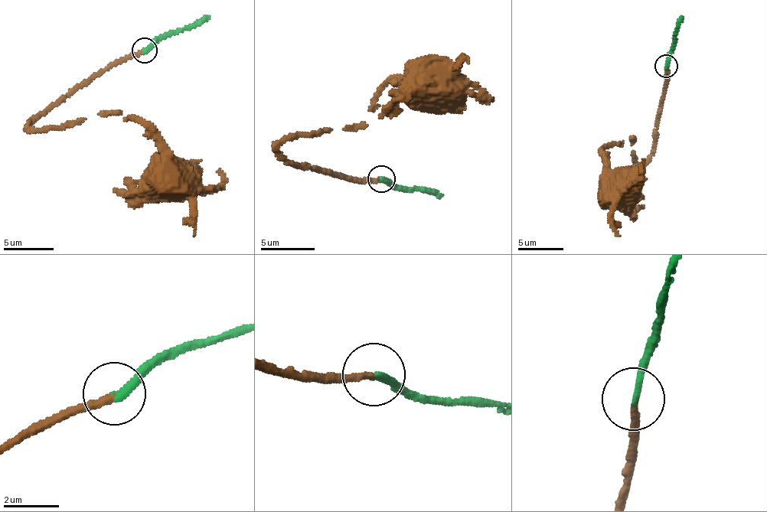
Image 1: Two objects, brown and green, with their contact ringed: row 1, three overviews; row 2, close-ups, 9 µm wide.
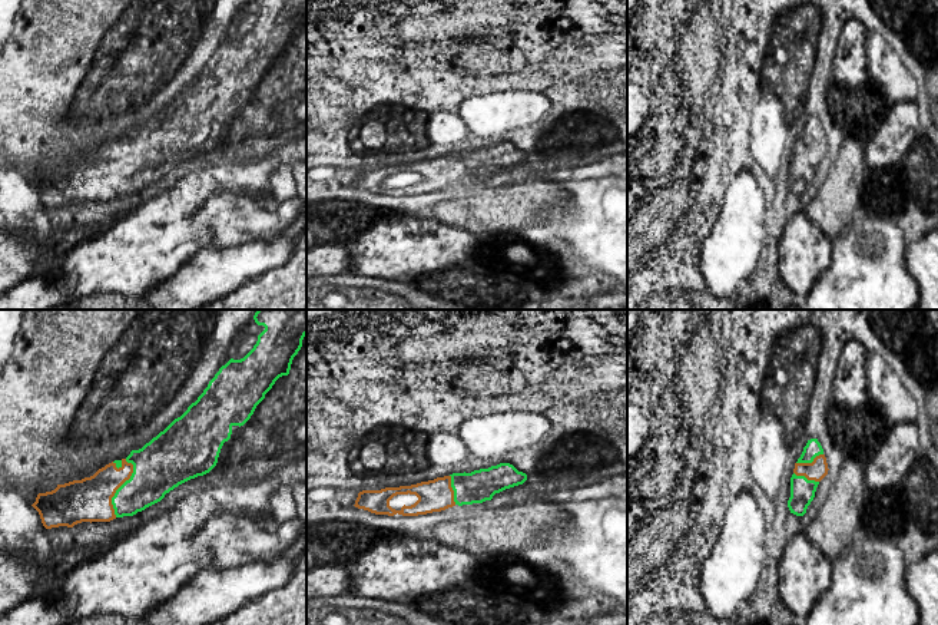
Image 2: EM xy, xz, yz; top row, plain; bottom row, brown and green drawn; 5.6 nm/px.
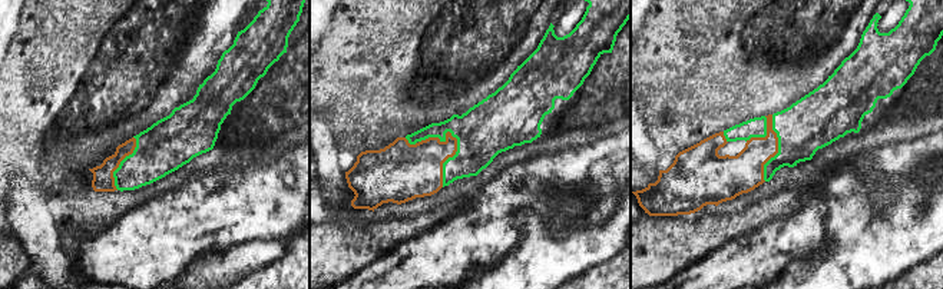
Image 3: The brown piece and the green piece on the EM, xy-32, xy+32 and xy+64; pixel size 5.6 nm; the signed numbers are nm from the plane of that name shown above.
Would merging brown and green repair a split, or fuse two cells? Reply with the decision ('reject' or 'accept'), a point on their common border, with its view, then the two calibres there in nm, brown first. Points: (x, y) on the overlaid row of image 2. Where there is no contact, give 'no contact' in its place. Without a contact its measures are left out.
accept; contact xy (119, 486); calibres 240 and 280 nm

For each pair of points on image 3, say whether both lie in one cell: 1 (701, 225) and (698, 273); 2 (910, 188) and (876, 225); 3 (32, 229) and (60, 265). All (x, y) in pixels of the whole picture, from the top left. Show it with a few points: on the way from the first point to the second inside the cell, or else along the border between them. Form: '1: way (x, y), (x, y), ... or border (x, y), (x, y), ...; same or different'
1: border (730, 242), (712, 249), (675, 273); different
2: way (905, 196), (884, 216); same
3: way (40, 238), (45, 249), (52, 256); same

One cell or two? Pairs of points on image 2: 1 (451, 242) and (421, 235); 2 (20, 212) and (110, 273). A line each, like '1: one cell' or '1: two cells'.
1: one cell
2: two cells

